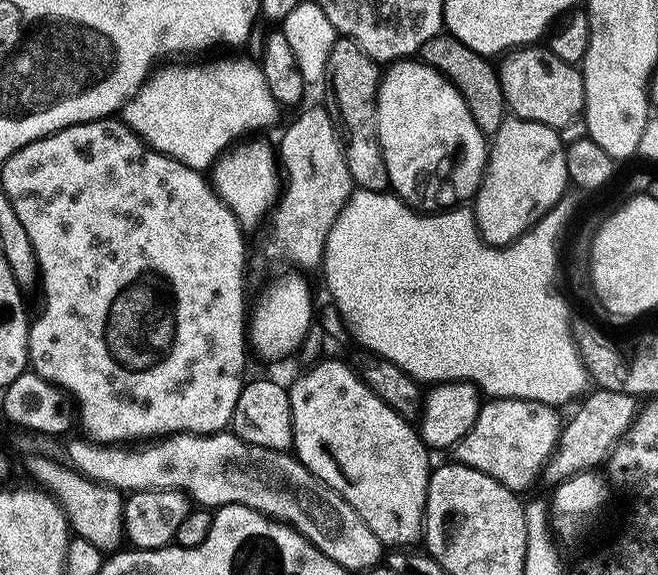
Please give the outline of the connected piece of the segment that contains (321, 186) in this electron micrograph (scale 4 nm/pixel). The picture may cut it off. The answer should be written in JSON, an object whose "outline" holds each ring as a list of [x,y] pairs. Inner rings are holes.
{"outline":[[[324,108],[306,109],[278,143],[278,159],[286,183],[280,202],[270,217],[272,233],[268,236],[268,245],[264,250],[270,259],[289,264],[292,267],[289,269],[304,274],[309,274],[315,268],[317,271],[323,265],[330,232],[354,193],[350,166],[346,166],[344,157],[342,136],[333,113],[329,112]]]}

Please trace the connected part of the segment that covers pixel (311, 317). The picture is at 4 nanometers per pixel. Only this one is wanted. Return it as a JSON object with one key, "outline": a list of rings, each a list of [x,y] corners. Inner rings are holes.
{"outline":[[[288,274],[292,276],[280,276],[260,296],[260,301],[255,301],[250,312],[250,344],[251,347],[270,360],[284,360],[292,356],[304,344],[304,339],[314,332],[314,321],[318,316],[318,308],[312,305],[312,288],[307,284],[305,277],[300,274]]]}

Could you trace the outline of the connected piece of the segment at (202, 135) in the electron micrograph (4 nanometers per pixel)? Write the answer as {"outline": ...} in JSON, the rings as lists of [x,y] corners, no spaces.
{"outline":[[[216,60],[201,68],[183,68],[180,62],[172,62],[153,71],[139,94],[123,105],[122,120],[155,152],[174,158],[182,162],[182,166],[204,174],[229,148],[255,133],[252,132],[255,128],[270,127],[276,120],[276,111],[276,99],[274,94],[270,94],[270,86],[266,86],[264,70],[259,63],[251,64],[248,60]]]}

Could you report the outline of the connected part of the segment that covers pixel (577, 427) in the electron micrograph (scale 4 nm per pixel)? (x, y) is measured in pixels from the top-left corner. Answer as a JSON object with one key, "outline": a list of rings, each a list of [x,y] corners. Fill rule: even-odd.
{"outline":[[[616,388],[593,391],[581,406],[572,422],[569,421],[561,431],[559,447],[544,467],[542,480],[550,488],[557,488],[577,474],[589,473],[605,465],[613,450],[632,428],[640,409],[637,397]]]}

